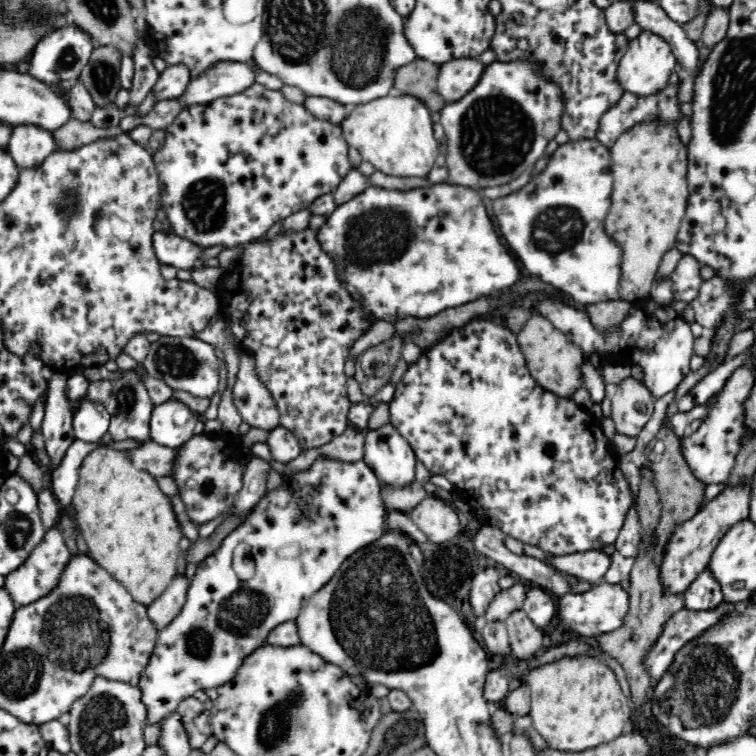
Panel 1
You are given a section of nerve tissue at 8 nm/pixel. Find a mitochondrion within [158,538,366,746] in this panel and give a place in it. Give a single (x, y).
(196, 643)

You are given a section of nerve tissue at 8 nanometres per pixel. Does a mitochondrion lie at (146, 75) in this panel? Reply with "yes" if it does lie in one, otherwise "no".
no

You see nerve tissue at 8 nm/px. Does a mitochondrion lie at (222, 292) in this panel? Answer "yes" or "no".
no

